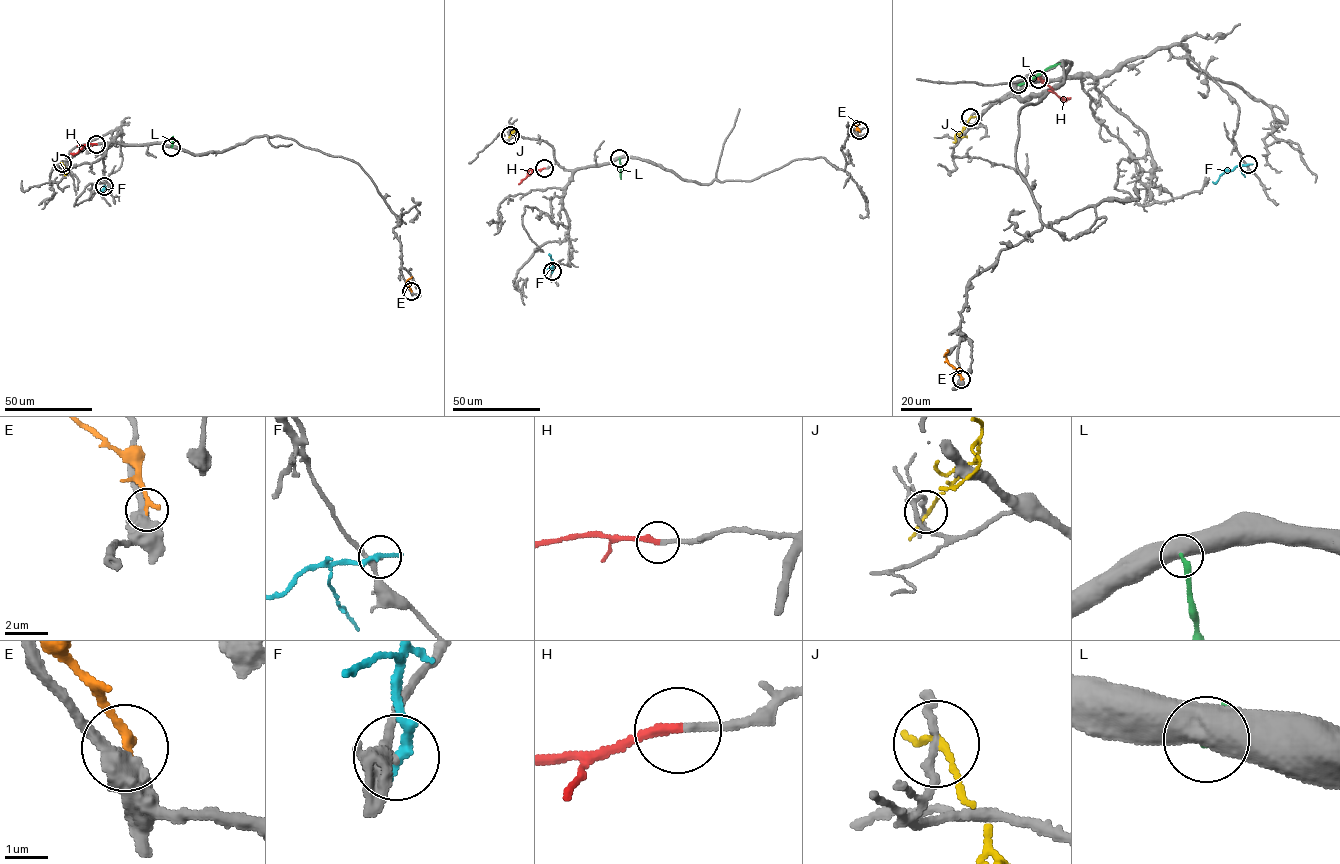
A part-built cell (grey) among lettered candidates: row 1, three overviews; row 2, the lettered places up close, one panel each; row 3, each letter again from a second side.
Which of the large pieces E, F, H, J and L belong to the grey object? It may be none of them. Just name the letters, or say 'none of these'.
H

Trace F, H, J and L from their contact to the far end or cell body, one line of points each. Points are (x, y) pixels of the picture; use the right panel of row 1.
F: (1248, 164), (1225, 171), (1212, 182)
H: (1038, 79), (1060, 98), (1071, 98)
J: (970, 117), (953, 142)
L: (1018, 84), (1027, 82), (1060, 63)

